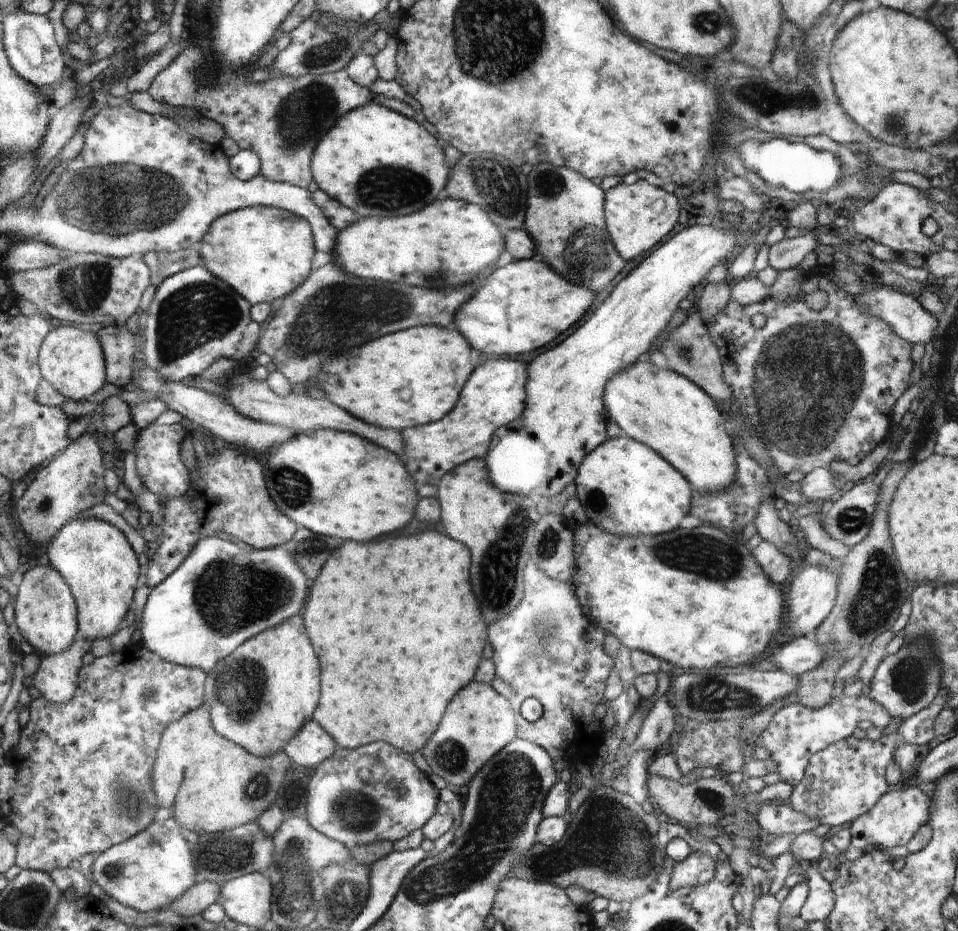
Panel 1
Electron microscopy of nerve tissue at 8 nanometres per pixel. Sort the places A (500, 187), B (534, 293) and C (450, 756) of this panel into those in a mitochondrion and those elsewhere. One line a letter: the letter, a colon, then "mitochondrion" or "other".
A: mitochondrion
B: other
C: mitochondrion

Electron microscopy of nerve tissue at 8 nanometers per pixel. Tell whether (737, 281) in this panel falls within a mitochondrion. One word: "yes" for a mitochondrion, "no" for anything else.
no

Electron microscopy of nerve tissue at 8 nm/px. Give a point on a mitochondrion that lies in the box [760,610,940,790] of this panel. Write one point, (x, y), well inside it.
(909, 676)

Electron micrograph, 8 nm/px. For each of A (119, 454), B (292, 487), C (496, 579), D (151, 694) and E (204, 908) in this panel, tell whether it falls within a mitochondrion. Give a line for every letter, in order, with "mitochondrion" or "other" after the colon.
A: other
B: mitochondrion
C: mitochondrion
D: mitochondrion
E: other

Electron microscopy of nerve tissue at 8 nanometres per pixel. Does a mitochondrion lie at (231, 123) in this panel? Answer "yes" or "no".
no

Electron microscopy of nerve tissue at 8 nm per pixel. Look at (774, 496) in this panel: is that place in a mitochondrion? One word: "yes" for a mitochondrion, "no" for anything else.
no

